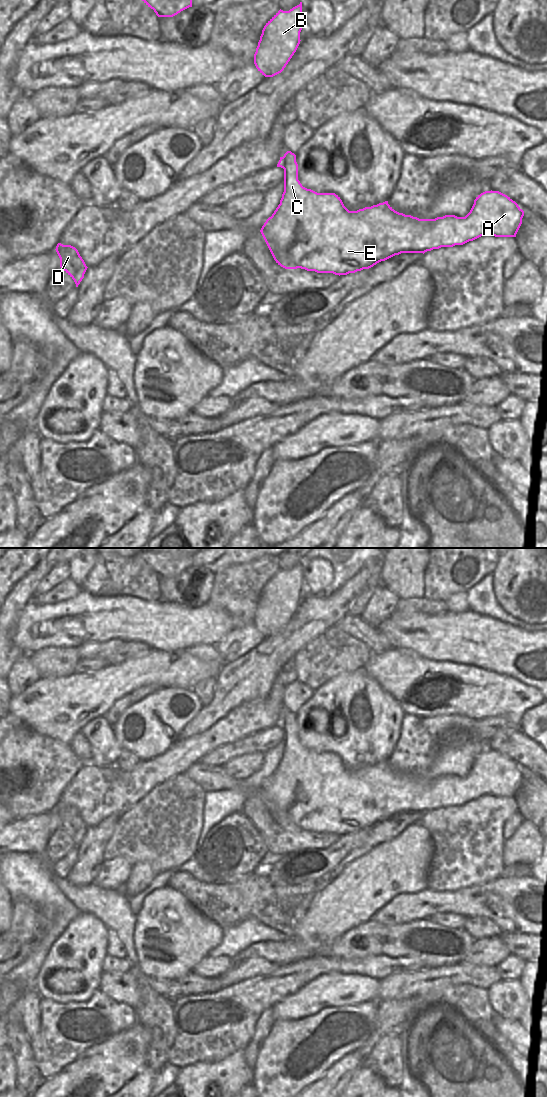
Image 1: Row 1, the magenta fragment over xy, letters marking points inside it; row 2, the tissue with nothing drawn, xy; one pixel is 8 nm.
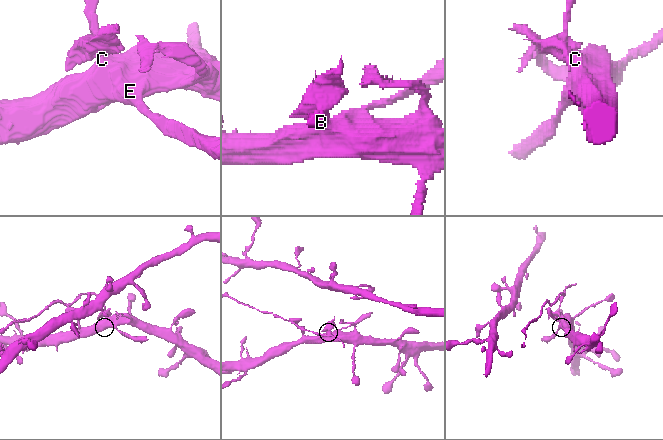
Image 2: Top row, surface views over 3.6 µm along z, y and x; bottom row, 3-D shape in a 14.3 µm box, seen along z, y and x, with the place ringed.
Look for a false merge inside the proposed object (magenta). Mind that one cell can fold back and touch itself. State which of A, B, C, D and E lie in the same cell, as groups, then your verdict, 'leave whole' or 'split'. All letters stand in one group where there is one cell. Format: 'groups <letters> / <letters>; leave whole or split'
groups A C D E / B; split

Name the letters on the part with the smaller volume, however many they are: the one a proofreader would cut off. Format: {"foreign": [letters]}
{"foreign": ["B"]}

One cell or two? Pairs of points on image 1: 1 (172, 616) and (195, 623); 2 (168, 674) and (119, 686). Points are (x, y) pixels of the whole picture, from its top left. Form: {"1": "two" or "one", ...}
{"1": "one", "2": "one"}

